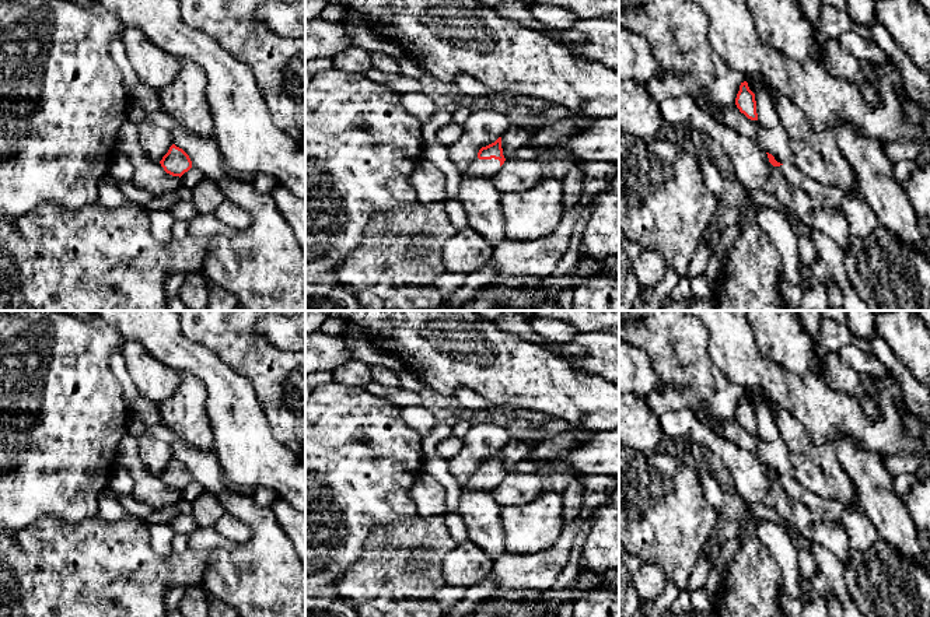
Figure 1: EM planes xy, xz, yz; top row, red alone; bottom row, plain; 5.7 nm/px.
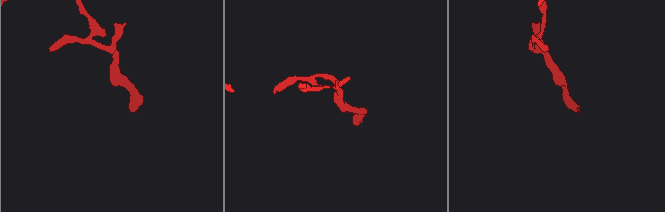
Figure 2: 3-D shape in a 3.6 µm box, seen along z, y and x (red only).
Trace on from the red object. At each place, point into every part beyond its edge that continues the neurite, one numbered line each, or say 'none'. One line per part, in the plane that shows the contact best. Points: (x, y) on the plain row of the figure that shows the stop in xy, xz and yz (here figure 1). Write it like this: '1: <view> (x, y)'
1: xz (478, 481)

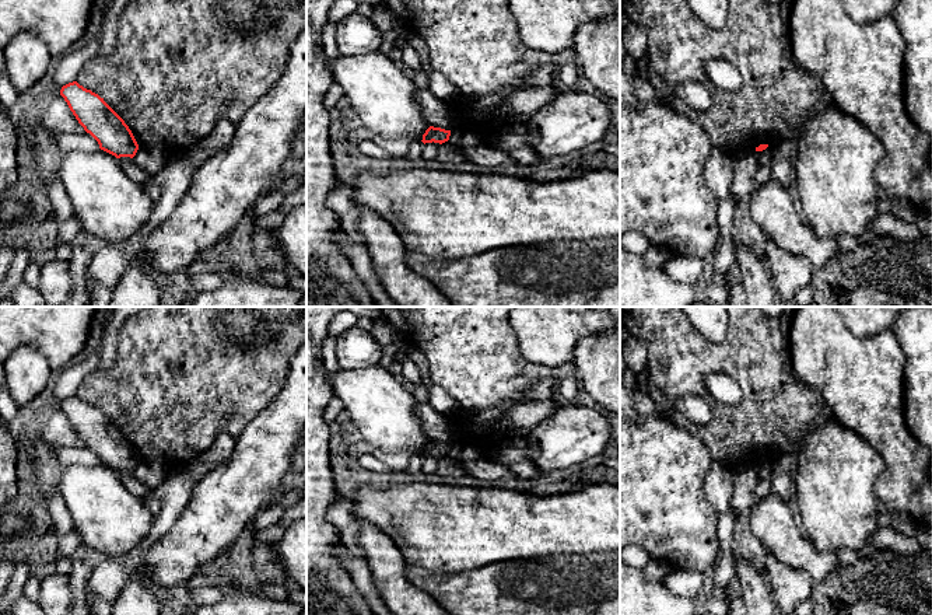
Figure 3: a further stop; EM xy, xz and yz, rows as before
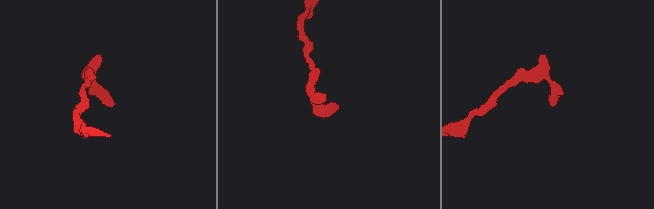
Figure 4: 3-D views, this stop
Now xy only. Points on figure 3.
none

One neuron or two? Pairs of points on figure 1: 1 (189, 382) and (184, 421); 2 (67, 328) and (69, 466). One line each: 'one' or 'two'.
1: one
2: one

